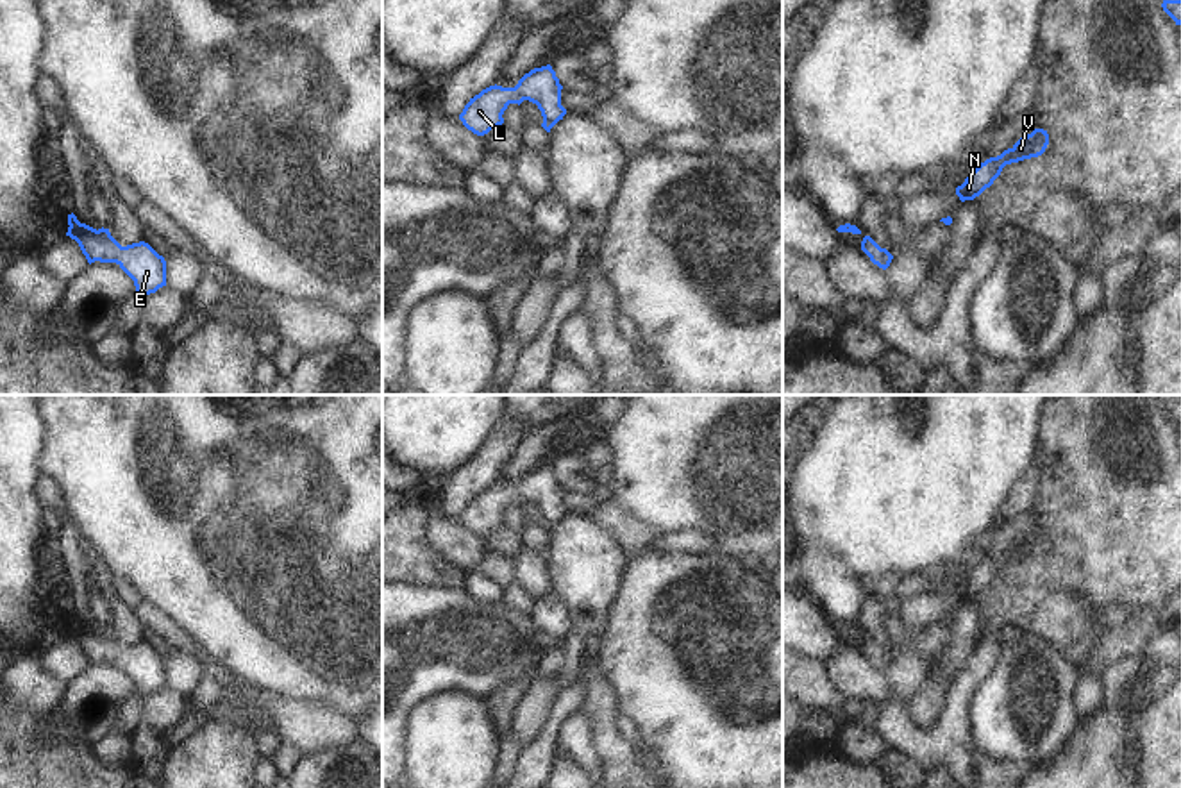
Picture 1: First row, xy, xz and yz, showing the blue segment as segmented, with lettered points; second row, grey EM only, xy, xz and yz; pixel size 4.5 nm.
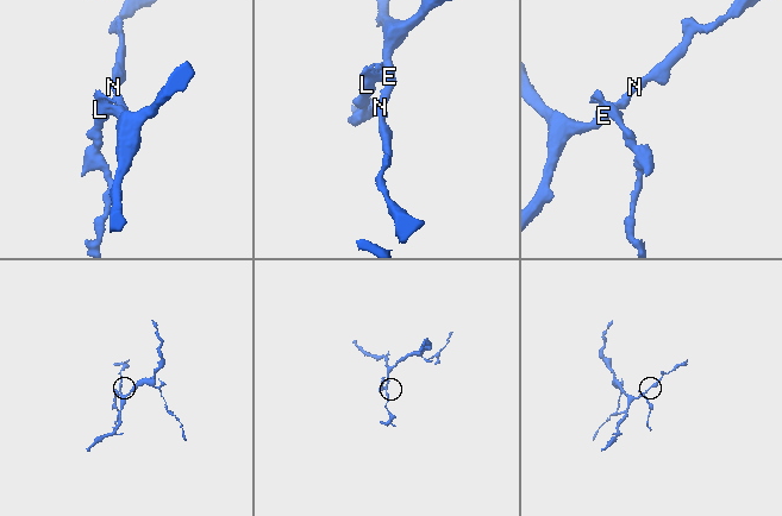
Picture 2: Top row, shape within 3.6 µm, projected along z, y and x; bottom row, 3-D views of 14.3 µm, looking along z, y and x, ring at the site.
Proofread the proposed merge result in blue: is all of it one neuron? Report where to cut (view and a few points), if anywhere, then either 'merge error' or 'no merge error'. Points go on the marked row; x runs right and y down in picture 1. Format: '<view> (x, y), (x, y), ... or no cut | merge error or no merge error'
no cut | no merge error

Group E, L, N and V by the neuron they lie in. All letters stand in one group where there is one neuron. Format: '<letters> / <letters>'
E L N V

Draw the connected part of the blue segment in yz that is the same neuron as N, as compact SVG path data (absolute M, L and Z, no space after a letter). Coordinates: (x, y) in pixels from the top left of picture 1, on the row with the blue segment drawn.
M1034 129L1031 134L1022 136L1011 148L1004 150L997 157L986 159L974 172L970 172L965 182L956 188L956 195L961 202L974 200L993 184L1006 164L1038 157L1045 152L1047 145L1047 130Z

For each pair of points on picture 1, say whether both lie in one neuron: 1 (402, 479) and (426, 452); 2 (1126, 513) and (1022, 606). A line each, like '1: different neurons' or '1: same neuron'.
1: different neurons
2: same neuron

